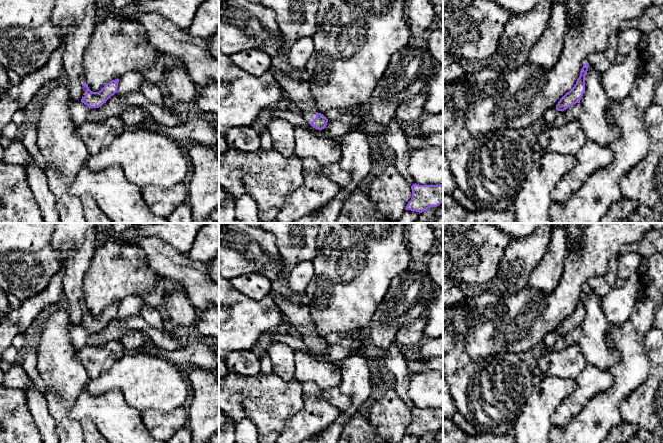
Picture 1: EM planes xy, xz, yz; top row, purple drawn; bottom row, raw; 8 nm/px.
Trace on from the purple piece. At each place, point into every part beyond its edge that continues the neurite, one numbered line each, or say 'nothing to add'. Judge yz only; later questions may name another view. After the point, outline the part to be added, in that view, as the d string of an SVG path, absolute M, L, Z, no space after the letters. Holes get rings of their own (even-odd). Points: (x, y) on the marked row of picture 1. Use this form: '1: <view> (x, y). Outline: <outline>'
nothing to add

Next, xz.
1: xz (298, 94). Outline: M271 71L284 91L288 104L300 112L306 121L312 122L317 110L308 82L292 79L283 72Z

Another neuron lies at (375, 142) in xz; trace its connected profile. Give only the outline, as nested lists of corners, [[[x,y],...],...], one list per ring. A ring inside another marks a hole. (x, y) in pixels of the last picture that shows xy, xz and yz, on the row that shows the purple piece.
[[[370,134],[368,138],[368,145],[370,148],[371,161],[376,163],[382,162],[382,147],[384,145],[382,137]]]

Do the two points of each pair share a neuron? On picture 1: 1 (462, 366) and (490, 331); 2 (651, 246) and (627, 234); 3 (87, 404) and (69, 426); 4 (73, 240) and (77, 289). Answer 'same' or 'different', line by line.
1: different
2: different
3: different
4: same

